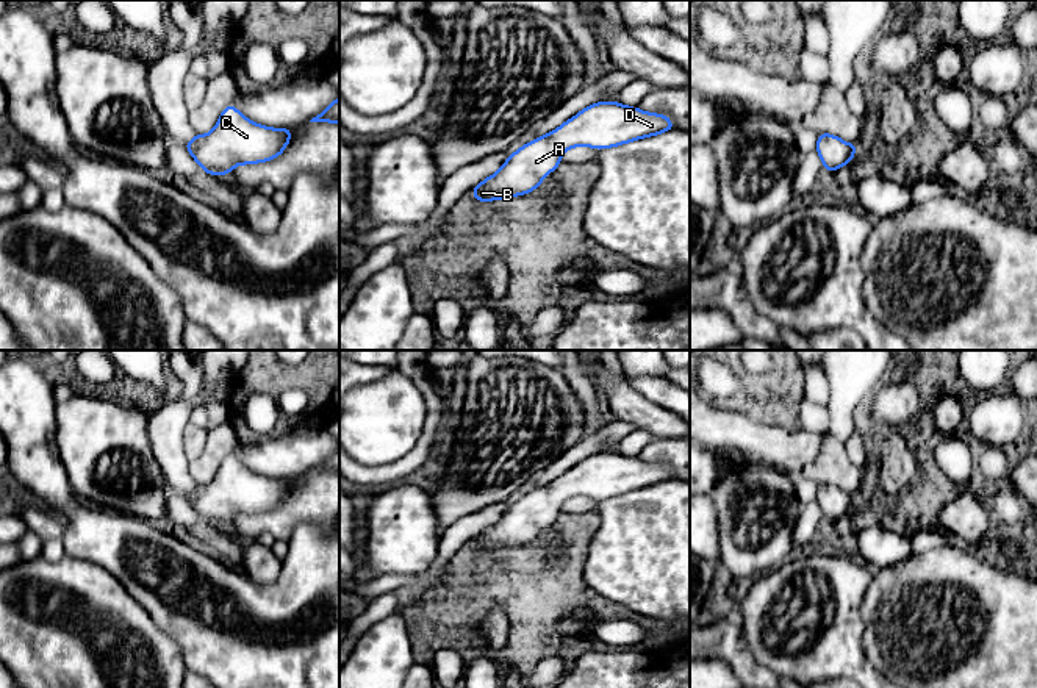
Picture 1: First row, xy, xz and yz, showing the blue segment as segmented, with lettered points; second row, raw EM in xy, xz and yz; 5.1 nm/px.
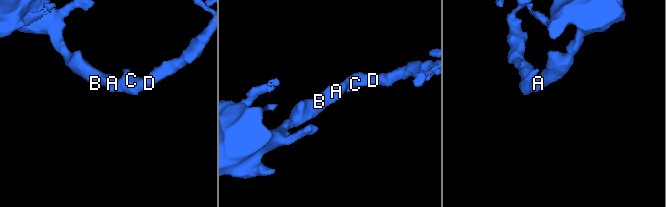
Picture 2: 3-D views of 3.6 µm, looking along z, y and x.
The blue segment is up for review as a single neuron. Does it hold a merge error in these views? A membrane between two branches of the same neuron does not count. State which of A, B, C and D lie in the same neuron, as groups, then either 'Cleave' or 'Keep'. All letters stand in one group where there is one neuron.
Groups: A B C D. Keep

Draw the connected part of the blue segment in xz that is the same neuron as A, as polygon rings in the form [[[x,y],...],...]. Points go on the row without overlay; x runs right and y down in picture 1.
[[[597,452],[555,482],[524,494],[494,525],[479,533],[471,546],[479,552],[524,546],[538,538],[546,524],[560,518],[565,500],[576,496],[602,500],[669,480],[676,477],[665,464],[644,463],[619,452]]]

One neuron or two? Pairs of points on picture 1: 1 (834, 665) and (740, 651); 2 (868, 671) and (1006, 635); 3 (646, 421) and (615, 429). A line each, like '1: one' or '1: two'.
1: two
2: two
3: two

